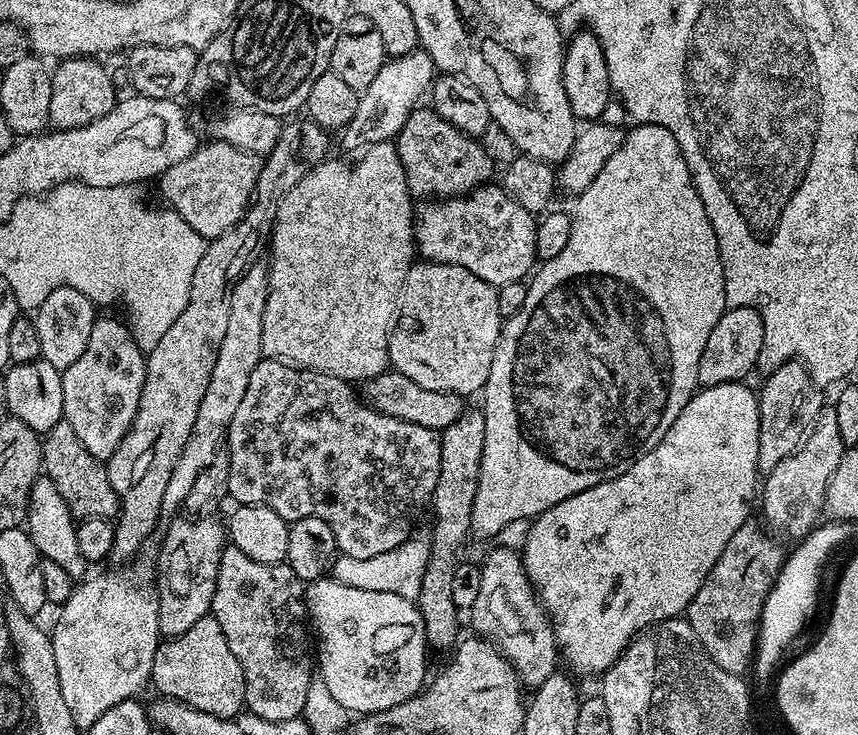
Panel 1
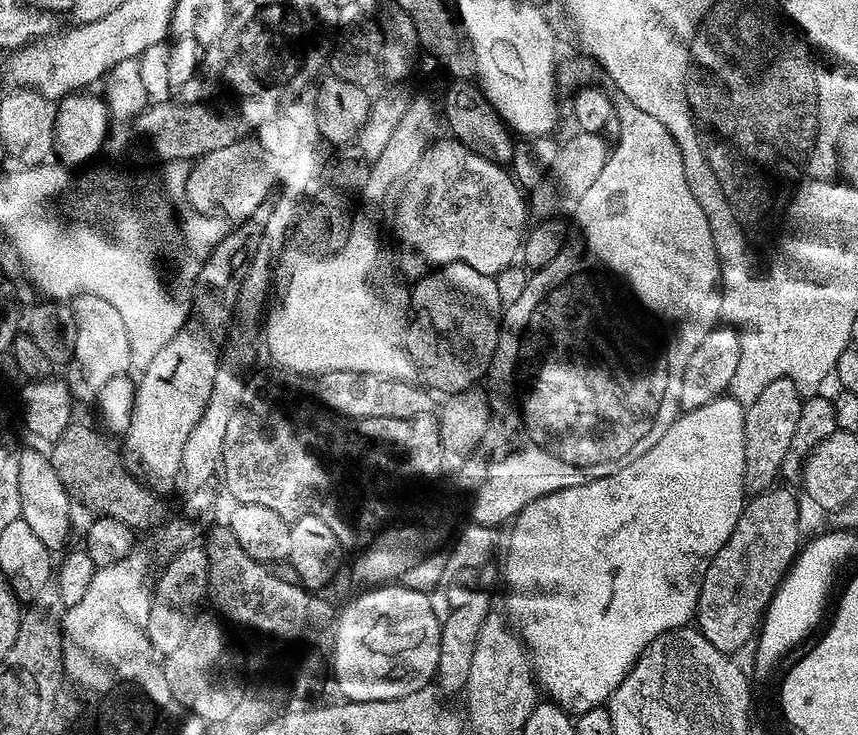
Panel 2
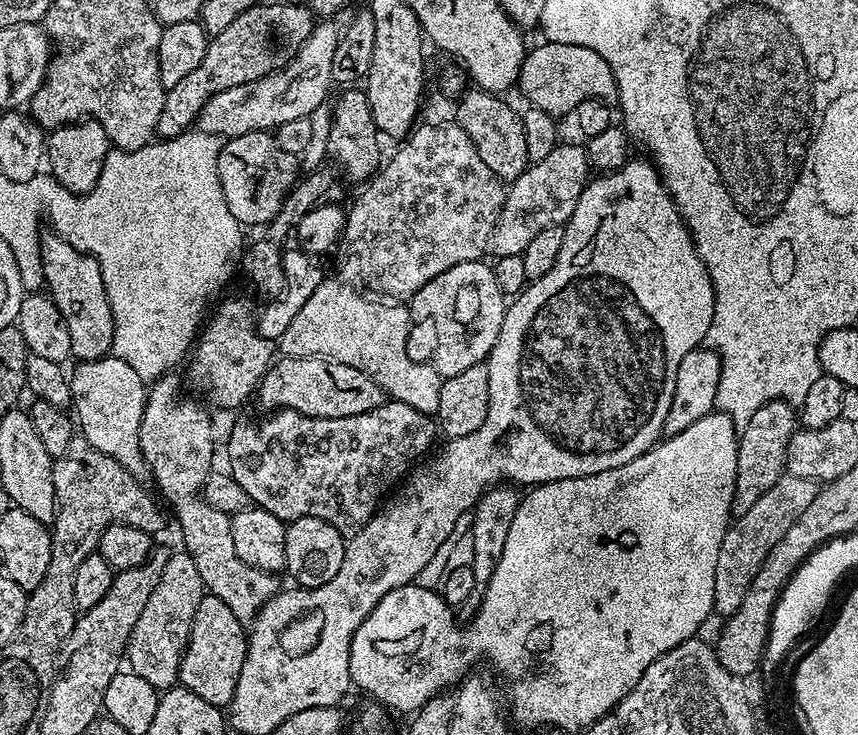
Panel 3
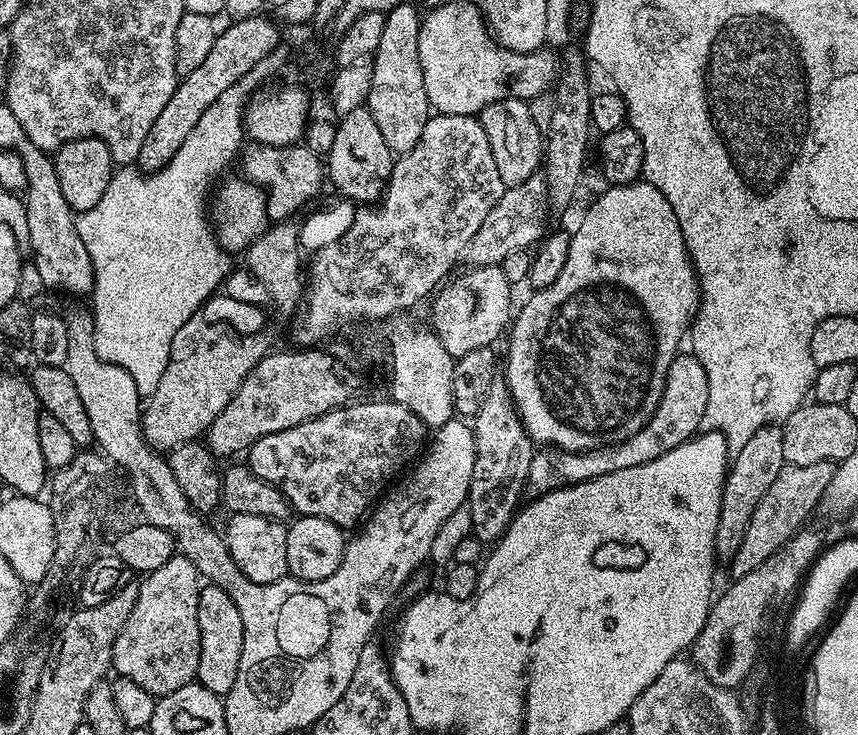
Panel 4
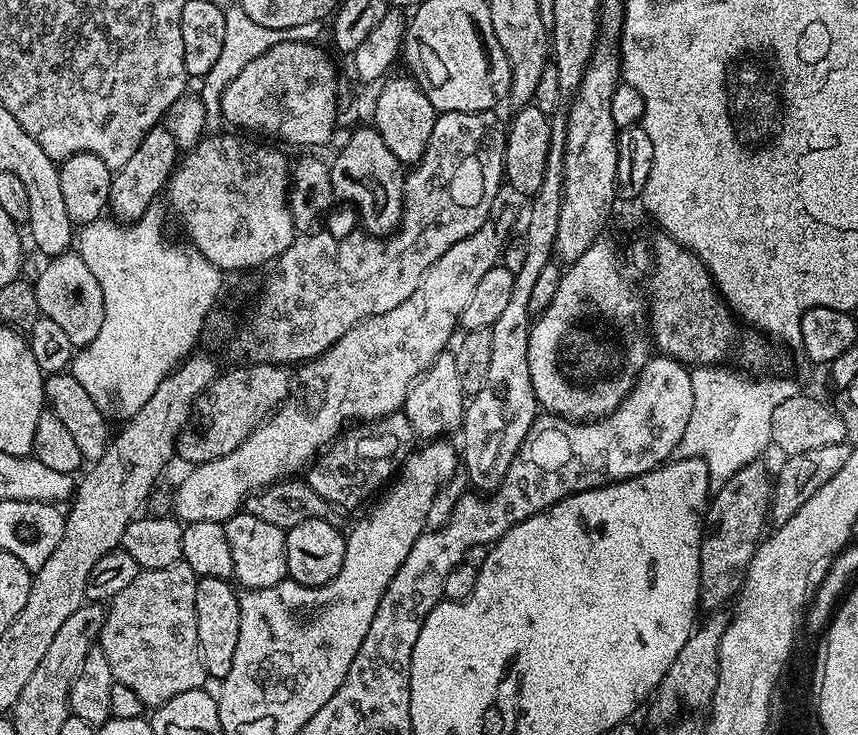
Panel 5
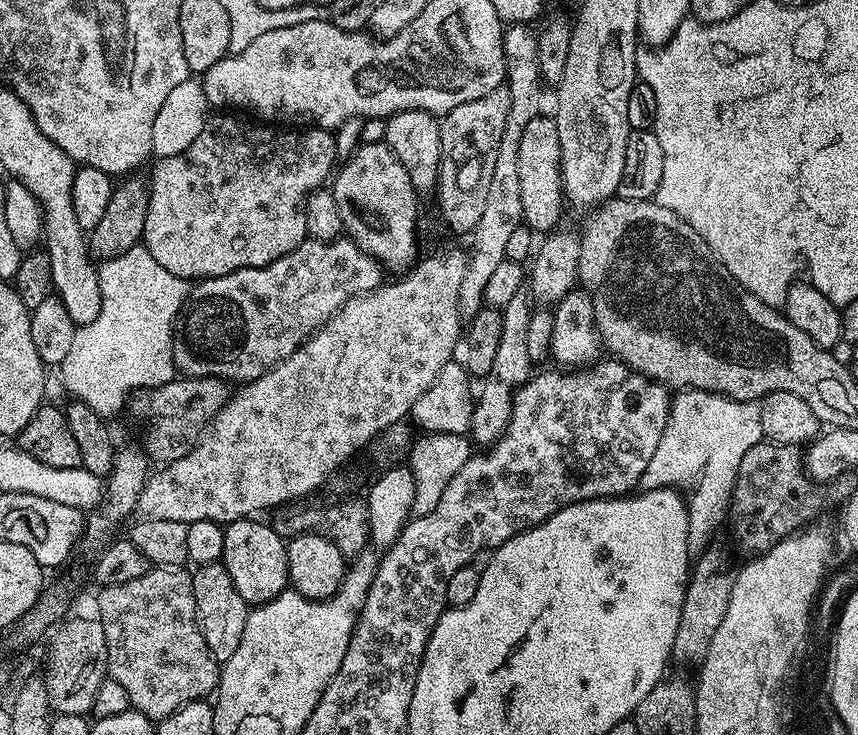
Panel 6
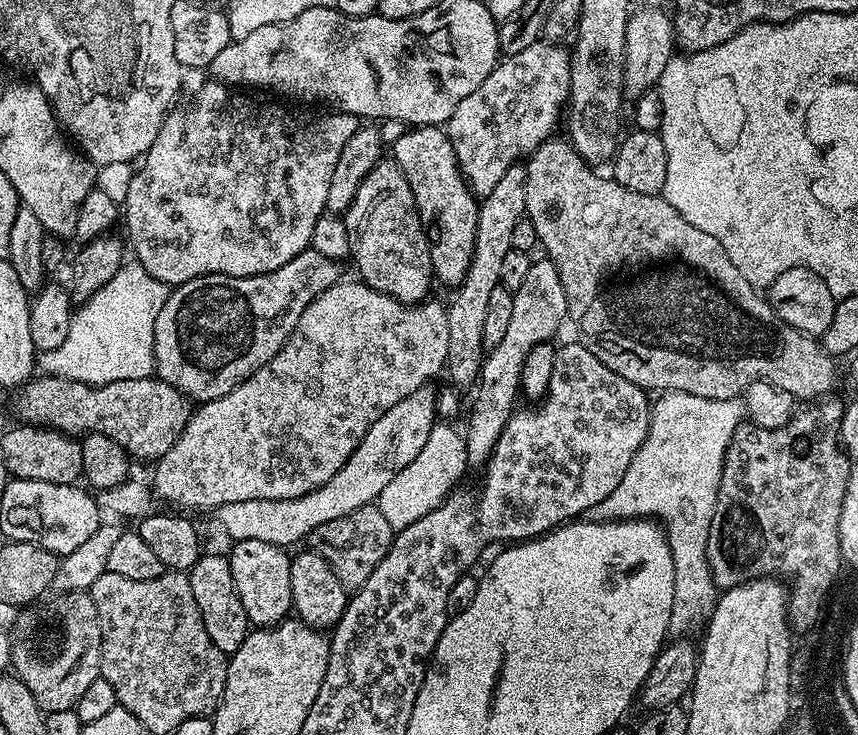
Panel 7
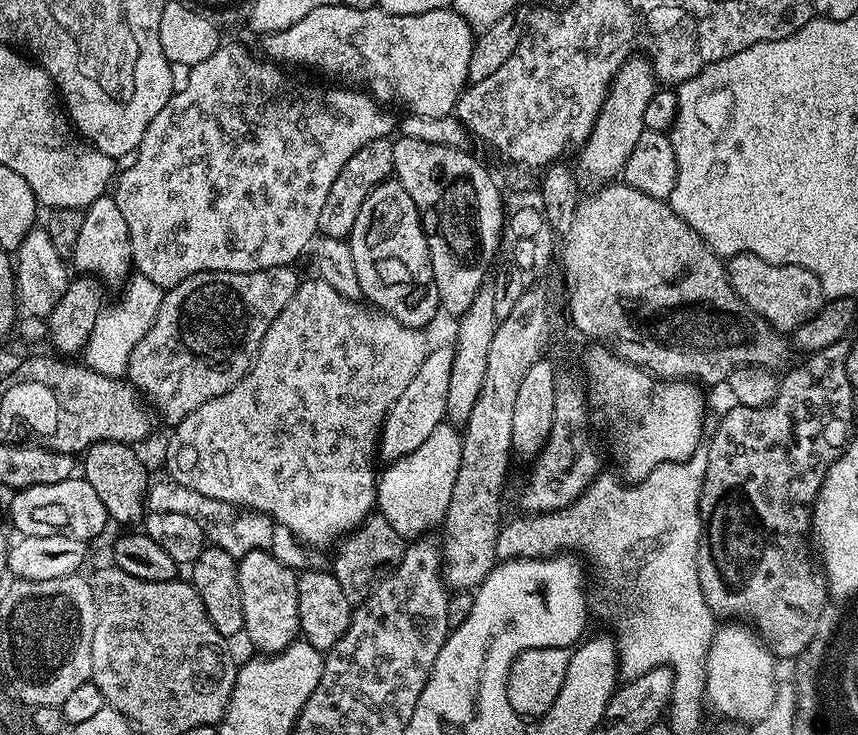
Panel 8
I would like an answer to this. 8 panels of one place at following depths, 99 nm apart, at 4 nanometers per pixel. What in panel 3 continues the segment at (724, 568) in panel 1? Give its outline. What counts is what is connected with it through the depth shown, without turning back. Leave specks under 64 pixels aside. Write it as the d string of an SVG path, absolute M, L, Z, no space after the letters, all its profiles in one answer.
M782 475L746 514L735 517L728 526L726 538L722 538L722 550L718 550L718 567L714 570L714 602L715 611L721 612L721 617L727 618L735 614L742 600L746 598L748 587L754 582L758 570L768 560L770 550L782 542L782 534L798 522L798 514L814 502L818 484L810 478Z

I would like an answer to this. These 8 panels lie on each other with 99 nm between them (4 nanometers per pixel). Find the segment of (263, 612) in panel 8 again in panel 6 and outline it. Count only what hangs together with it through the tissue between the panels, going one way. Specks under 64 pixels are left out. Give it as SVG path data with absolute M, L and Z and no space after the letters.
M260 518L236 520L224 528L224 554L222 562L234 581L234 590L242 594L249 606L270 602L289 587L288 545L285 537L272 529L271 523L264 524Z

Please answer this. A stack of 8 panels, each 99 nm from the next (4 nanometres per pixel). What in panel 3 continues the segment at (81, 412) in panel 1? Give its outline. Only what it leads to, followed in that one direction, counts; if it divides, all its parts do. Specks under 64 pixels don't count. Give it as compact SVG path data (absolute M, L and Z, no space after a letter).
M52 230L45 231L40 237L40 270L43 283L48 283L47 295L58 306L66 326L70 330L72 356L77 361L101 360L112 351L114 338L114 314L110 310L110 298L102 282L99 262L79 252L70 242Z

